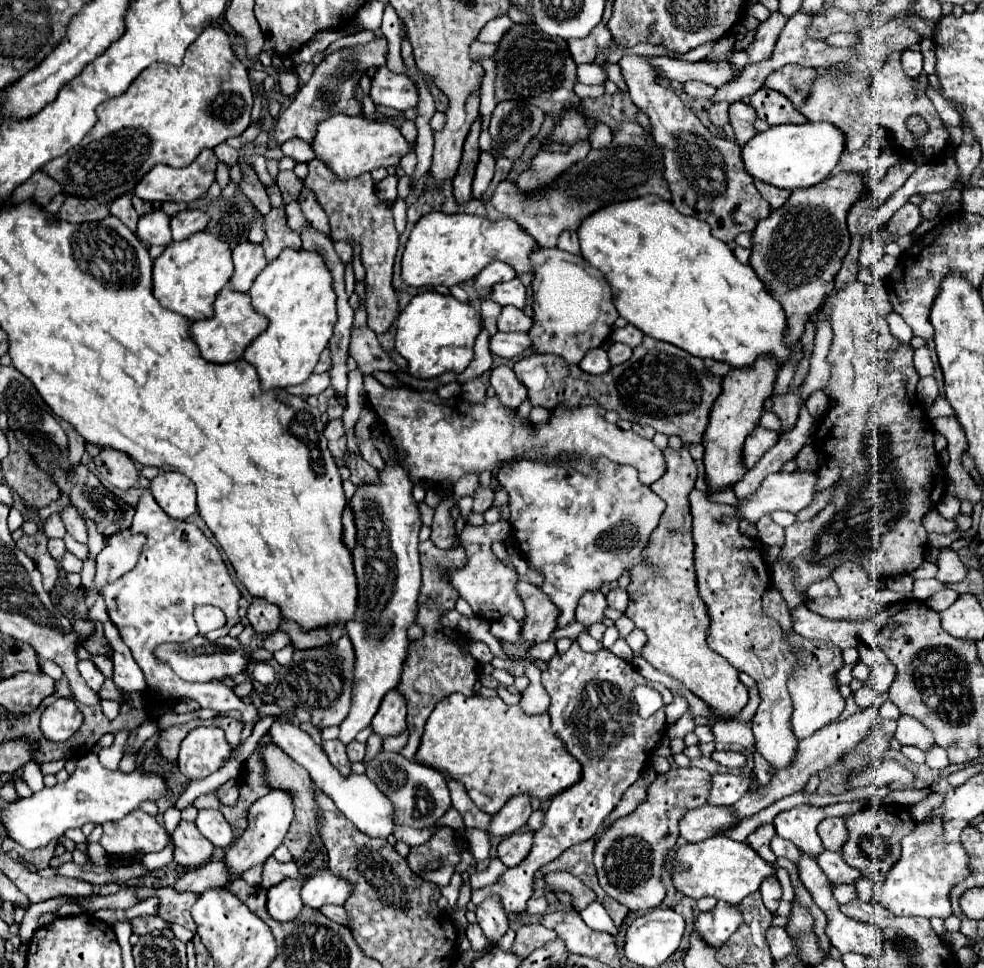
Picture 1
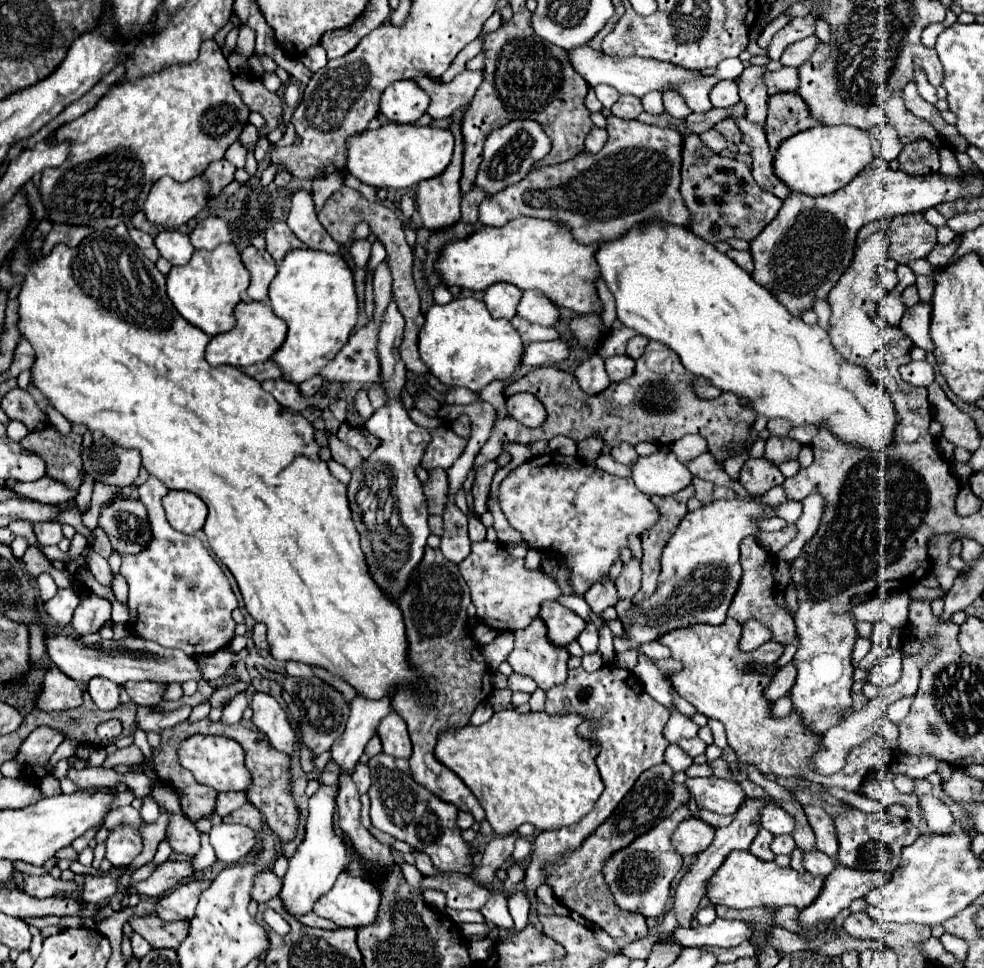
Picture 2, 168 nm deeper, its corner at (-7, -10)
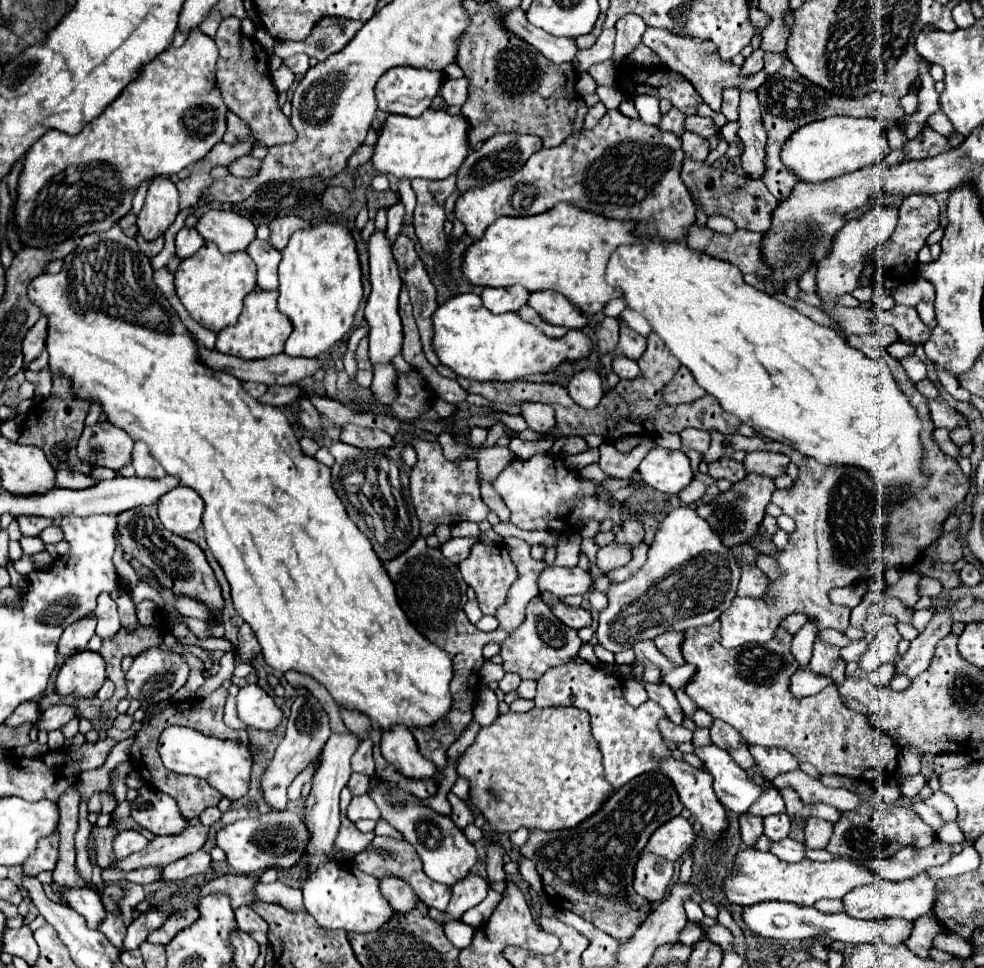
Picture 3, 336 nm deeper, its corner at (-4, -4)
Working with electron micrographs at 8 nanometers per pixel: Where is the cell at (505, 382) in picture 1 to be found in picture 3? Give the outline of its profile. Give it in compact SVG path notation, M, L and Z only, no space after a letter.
M525 402L521 406L521 410L523 410L523 418L527 420L531 430L545 434L545 432L555 428L555 410L549 408L549 404Z

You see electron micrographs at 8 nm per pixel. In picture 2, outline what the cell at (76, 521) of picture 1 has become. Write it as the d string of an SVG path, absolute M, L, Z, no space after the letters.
M88 546L84 548L82 556L84 556L90 572L94 574L94 578L96 578L100 584L110 586L110 582L112 582L112 570L110 570L110 566L108 566L108 560L102 558L102 556L96 556L96 552L92 552L92 548L88 548Z

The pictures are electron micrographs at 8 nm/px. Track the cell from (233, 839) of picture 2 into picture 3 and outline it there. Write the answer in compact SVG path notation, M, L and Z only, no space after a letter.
M273 810L257 818L245 818L225 826L217 834L217 846L227 854L227 862L237 874L257 874L265 868L291 870L299 866L305 858L305 846L309 842L309 830L305 830L305 820L291 810Z

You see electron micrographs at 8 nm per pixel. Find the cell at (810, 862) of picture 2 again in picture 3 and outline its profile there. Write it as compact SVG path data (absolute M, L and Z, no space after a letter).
M785 838L781 842L773 842L769 852L775 854L777 858L785 860L785 862L801 862L801 860L805 860L803 846L799 842L795 842L795 840L791 840L791 838Z

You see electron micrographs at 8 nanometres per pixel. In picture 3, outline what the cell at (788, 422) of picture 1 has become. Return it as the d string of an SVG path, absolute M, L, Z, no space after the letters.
M749 452L745 454L741 464L749 474L777 478L787 472L789 458L785 454L773 454L773 452Z

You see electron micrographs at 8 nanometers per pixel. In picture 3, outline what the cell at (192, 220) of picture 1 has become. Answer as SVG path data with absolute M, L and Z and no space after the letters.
M229 210L205 212L195 228L205 242L217 244L223 254L247 250L247 246L255 240L255 224L249 218Z

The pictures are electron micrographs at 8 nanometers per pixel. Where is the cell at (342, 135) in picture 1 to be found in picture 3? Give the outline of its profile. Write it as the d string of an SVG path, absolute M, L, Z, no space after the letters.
M429 108L419 118L387 116L377 138L373 166L381 174L393 174L395 178L447 178L459 170L467 154L473 150L473 146L467 140L467 132L467 120L461 114L451 116L445 110Z

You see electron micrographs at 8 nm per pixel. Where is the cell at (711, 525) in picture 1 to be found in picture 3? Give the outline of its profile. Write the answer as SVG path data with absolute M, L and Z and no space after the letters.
M745 566L745 572L741 574L737 596L759 598L765 592L765 584L767 584L767 578L765 578L765 574L759 568Z

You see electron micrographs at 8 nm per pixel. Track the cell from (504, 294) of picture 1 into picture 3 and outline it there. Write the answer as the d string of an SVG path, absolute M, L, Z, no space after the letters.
M559 202L545 214L525 218L497 218L497 222L485 230L483 238L473 242L465 252L463 274L471 284L479 286L521 284L533 292L529 306L535 308L547 322L581 330L589 324L587 316L601 312L609 300L623 296L621 290L605 282L607 260L619 246L631 246L637 242L639 238L633 234L633 222L609 220L599 214L589 214L587 210L577 210L573 204Z

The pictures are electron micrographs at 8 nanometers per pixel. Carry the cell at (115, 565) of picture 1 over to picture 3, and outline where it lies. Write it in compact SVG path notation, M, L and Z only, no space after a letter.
M87 616L87 618L81 618L81 622L75 622L69 628L65 628L65 632L61 634L61 640L57 644L57 652L63 658L83 652L87 648L87 642L95 634L95 624L97 624L95 616Z

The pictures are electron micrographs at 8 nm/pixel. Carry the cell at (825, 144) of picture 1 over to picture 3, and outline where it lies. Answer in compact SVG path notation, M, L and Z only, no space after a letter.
M831 116L825 120L811 122L801 130L797 130L783 146L781 160L801 180L823 182L881 162L889 152L891 148L887 142L887 132L879 120Z

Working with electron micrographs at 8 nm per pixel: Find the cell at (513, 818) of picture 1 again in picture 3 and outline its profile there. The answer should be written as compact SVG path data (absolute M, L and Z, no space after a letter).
M469 874L465 880L457 882L453 886L453 896L451 896L451 902L445 910L445 914L449 916L449 920L461 920L461 916L477 906L485 896L487 896L487 882L479 876L479 874Z

